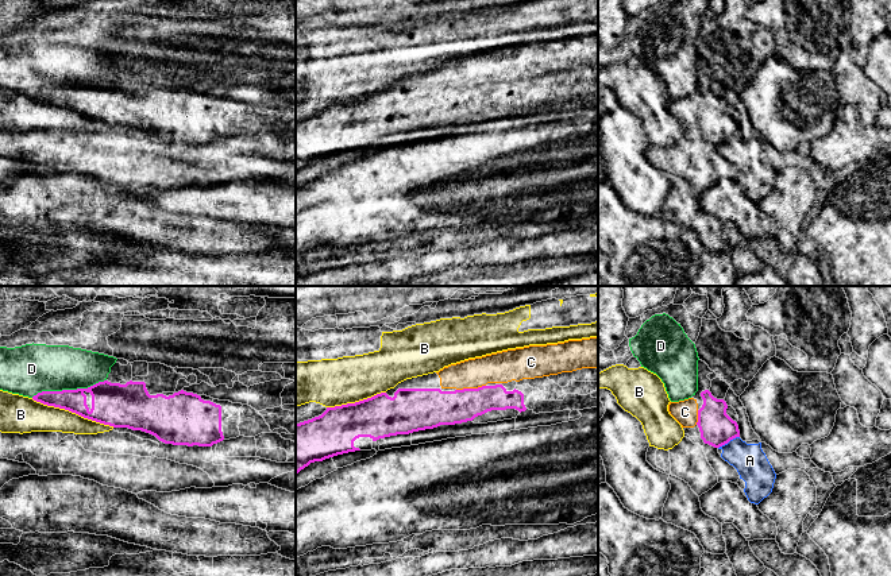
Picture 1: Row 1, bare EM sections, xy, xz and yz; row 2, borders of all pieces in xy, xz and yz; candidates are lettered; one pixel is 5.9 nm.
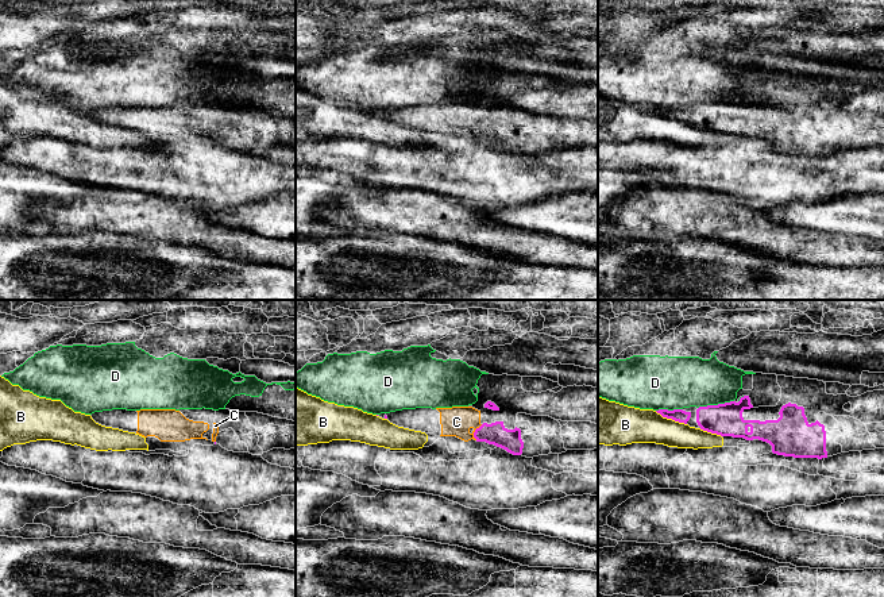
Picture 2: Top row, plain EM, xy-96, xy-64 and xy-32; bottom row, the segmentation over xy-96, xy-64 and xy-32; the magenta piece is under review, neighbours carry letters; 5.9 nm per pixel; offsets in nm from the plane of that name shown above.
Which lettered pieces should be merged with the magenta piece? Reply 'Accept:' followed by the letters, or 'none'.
Accept: C

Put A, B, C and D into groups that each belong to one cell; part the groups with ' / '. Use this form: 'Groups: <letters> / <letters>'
Groups: A / B / C / D

